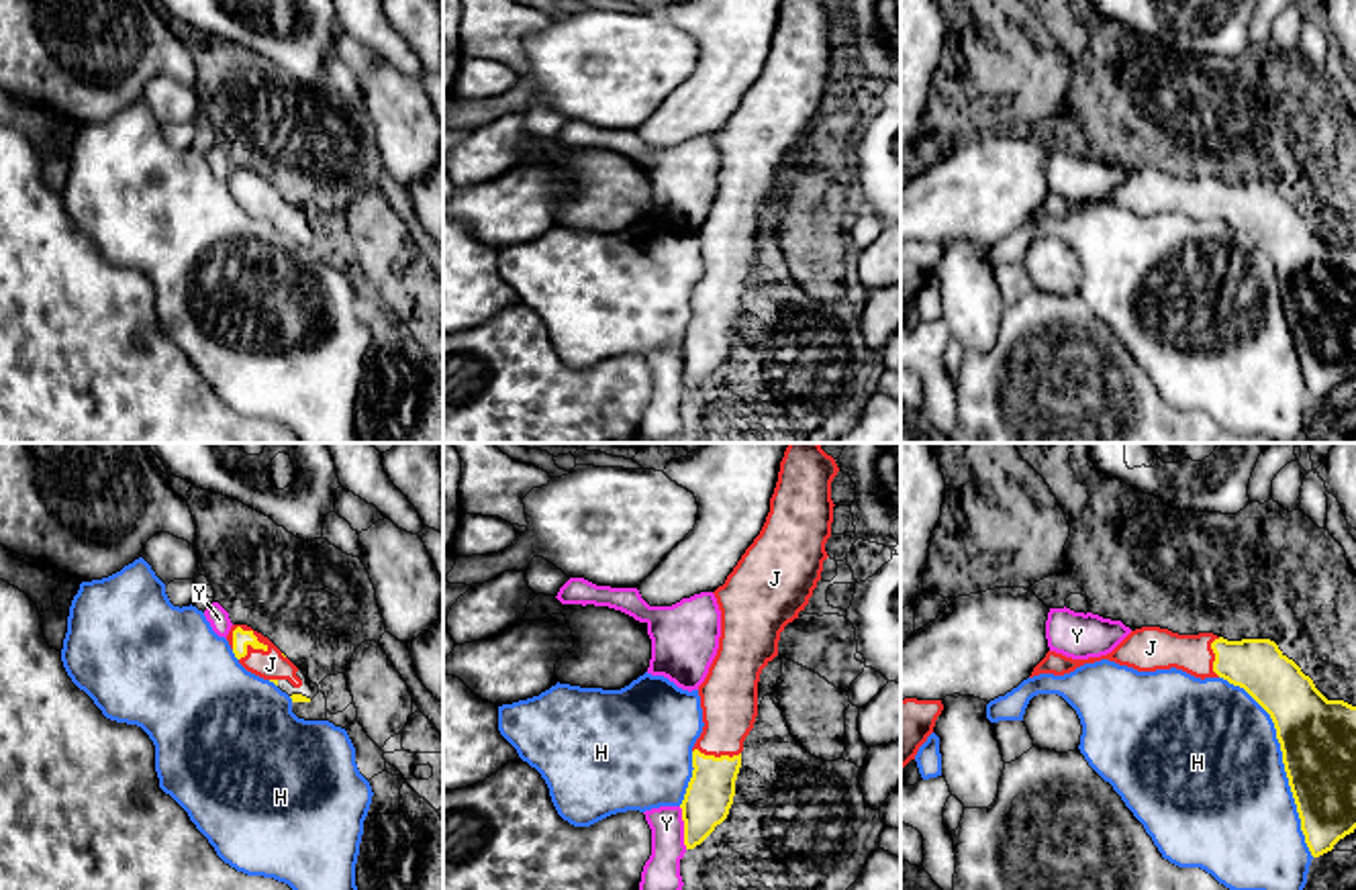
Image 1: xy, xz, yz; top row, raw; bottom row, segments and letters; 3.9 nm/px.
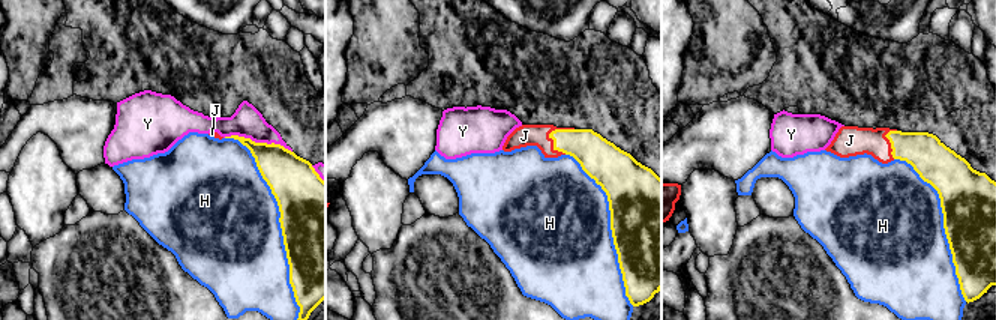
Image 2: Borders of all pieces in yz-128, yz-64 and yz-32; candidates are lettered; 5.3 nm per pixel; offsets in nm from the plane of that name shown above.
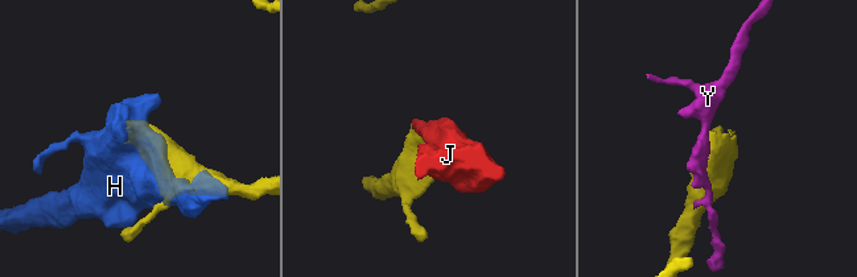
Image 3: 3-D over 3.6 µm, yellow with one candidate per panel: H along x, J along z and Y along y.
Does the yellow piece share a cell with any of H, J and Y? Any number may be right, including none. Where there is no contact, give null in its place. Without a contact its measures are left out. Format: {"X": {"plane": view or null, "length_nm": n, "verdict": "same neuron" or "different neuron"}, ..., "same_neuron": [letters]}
{"H": {"plane": "yz", "length_nm": 800, "verdict": "different neuron"}, "J": {"plane": "xy", "length_nm": 170, "verdict": "same neuron"}, "Y": {"plane": "xz", "length_nm": 170, "verdict": "different neuron"}, "same_neuron": ["J"]}

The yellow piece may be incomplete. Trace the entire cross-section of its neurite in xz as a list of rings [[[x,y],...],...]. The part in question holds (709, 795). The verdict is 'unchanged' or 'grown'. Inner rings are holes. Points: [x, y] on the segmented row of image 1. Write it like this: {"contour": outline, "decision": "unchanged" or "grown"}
{"contour": [[[788,443],[760,535],[725,584],[713,592],[721,610],[721,637],[709,674],[698,686],[705,727],[692,747],[694,770],[680,804],[686,849],[700,845],[729,814],[743,741],[758,716],[760,674],[778,655],[784,627],[809,604],[829,557],[825,543],[831,537],[831,482],[837,472],[835,459],[819,443]]], "decision": "grown"}

